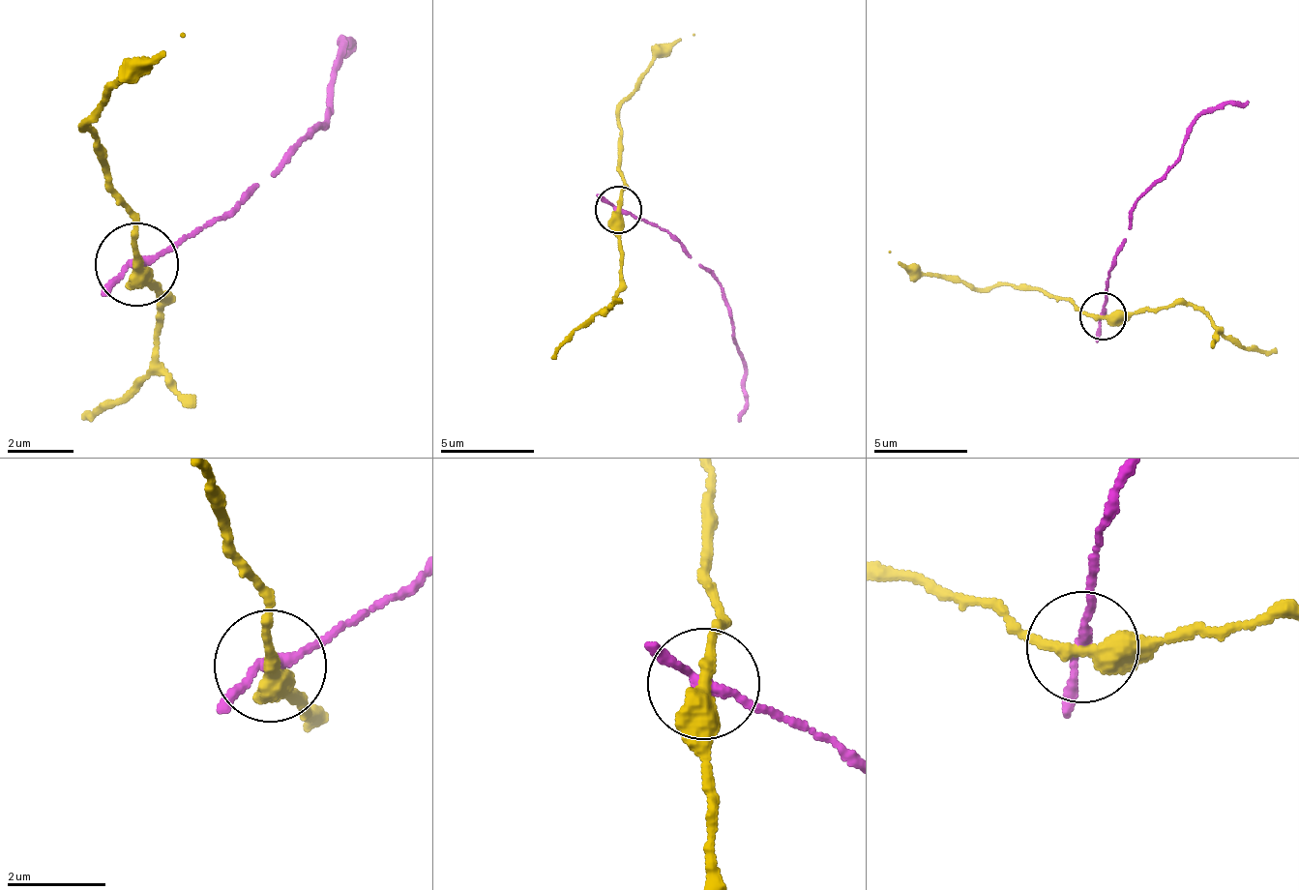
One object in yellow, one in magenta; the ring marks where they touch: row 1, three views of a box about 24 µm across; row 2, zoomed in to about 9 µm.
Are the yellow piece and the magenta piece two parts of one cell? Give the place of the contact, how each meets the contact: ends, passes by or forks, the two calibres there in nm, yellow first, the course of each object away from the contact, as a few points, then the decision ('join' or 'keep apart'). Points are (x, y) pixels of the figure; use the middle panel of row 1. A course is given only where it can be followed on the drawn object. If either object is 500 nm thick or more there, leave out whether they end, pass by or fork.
(618, 209) | yellow passes by | magenta passes by | 340/190 nm | yellow via (619, 208), (622, 160), (618, 104), (674, 41), (695, 36) | magenta via (619, 208), (666, 229), (719, 285), (740, 351), (744, 375), (746, 409), (737, 421) | join

